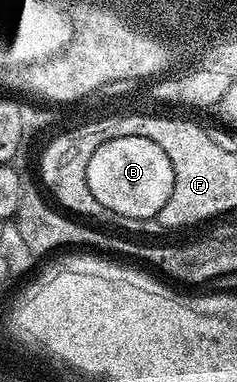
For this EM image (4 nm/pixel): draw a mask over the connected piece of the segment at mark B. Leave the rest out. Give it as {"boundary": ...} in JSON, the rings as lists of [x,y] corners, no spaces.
{"boundary":[[[147,137],[107,139],[87,161],[87,189],[91,189],[98,208],[106,207],[113,215],[156,220],[163,205],[167,205],[167,197],[171,197],[171,189],[175,189],[173,159]]]}

